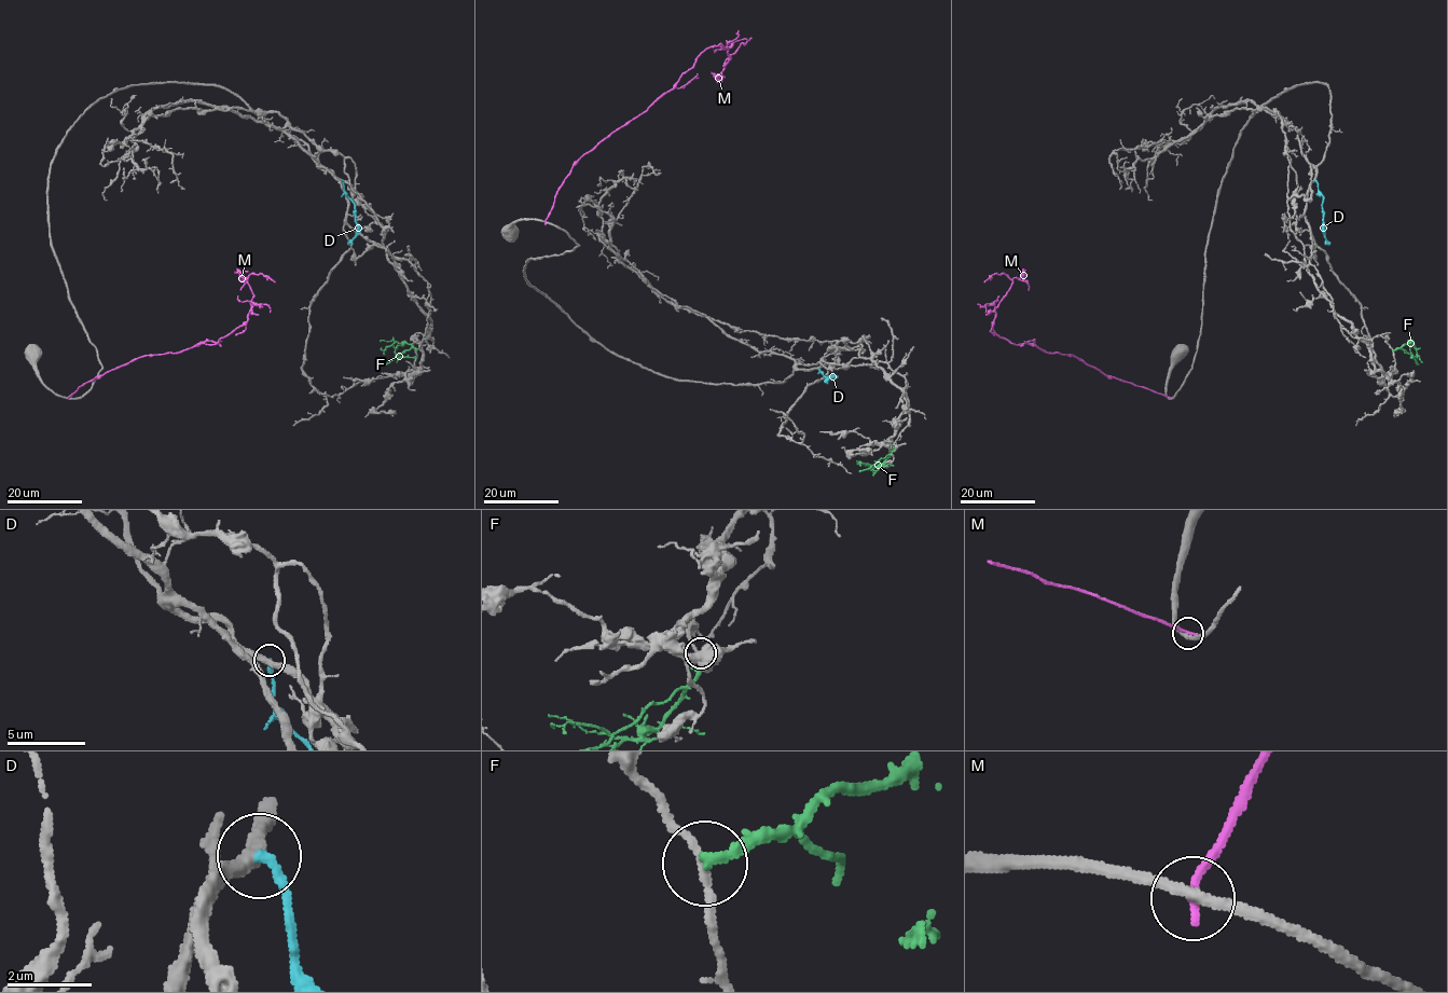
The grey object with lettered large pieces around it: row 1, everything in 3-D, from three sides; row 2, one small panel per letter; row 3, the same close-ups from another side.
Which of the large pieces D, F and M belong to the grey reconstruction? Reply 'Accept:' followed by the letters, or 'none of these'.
Accept: none of these

